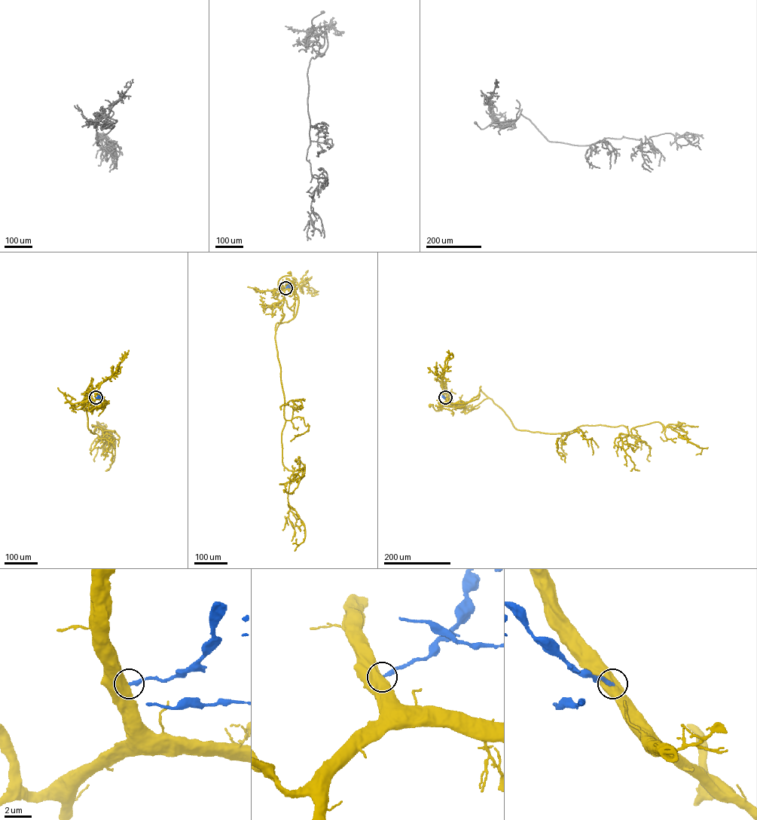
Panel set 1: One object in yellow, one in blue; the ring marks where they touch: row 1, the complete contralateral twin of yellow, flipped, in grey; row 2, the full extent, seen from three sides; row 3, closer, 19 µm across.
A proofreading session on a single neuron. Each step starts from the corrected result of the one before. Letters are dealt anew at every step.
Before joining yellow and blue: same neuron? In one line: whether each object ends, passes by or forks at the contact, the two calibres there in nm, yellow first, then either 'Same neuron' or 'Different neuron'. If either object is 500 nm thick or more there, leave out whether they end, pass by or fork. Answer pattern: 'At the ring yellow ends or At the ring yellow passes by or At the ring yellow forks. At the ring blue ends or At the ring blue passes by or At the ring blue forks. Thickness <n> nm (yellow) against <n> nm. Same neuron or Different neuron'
Thickness 800 nm (yellow) against 260 nm. Different neuron

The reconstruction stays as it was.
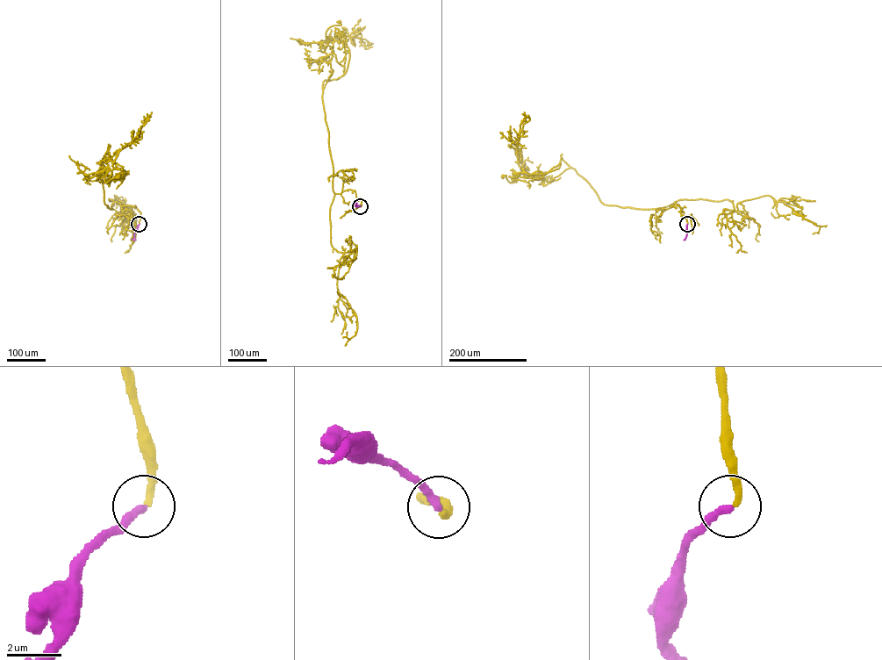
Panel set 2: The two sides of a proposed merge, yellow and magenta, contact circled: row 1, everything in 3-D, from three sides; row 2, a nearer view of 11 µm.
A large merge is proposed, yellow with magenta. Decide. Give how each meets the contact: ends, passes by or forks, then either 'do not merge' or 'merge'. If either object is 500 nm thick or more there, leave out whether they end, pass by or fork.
yellow ends | magenta ends | merge

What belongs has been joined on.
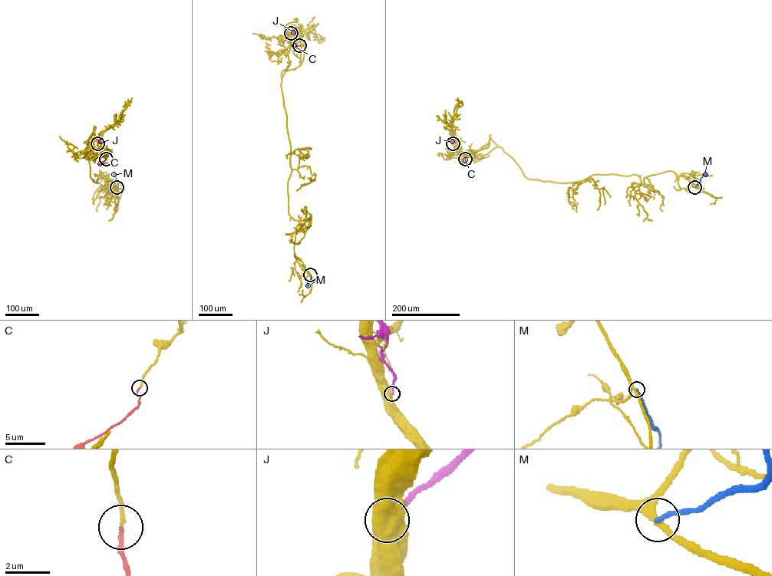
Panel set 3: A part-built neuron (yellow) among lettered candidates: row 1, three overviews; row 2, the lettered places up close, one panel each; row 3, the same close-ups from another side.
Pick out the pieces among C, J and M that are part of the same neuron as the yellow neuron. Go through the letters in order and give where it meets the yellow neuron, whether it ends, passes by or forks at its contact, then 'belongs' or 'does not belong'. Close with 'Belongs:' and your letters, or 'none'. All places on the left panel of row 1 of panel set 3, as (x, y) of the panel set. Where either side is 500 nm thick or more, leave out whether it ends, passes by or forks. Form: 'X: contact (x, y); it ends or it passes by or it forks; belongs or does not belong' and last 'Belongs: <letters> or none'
C: contact (106, 159); it ends; belongs
J: contact (97, 143); does not belong
M: contact (117, 187); it ends; does not belong
Belongs: C

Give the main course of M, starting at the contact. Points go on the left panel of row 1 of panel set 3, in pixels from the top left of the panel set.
M: (117, 187), (113, 174)

